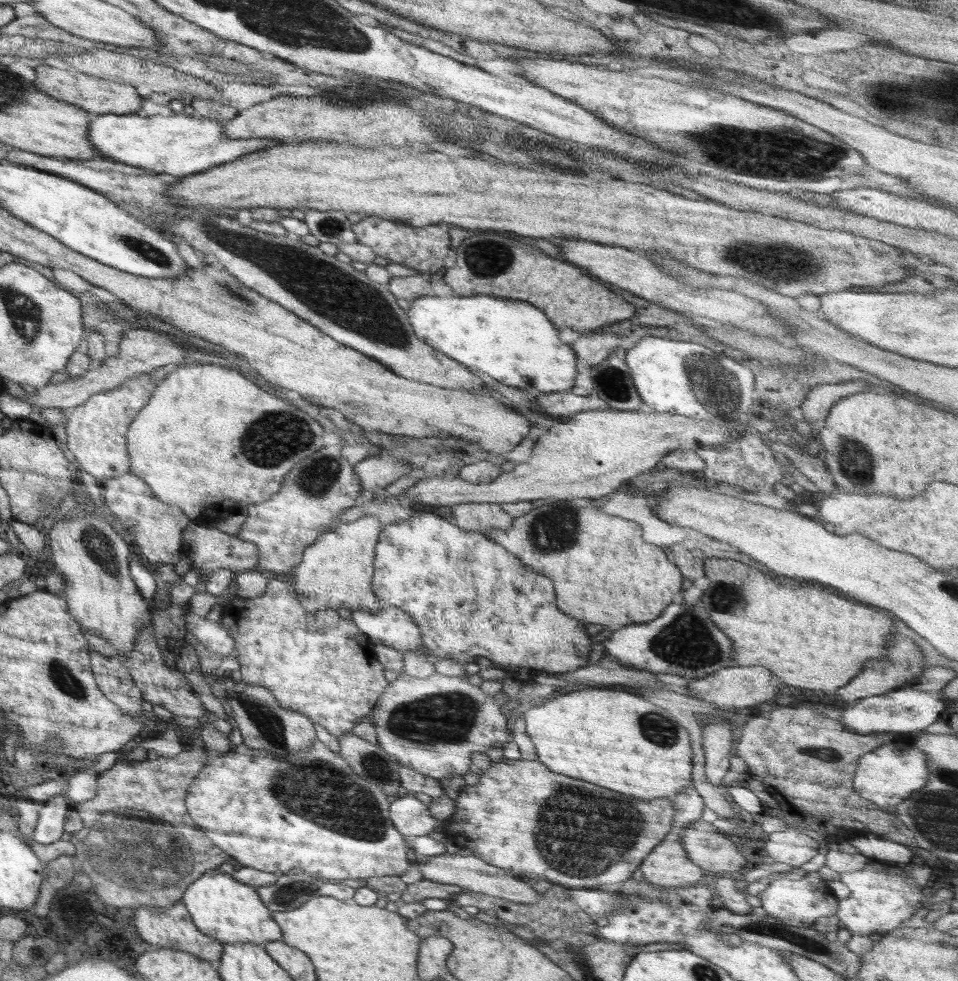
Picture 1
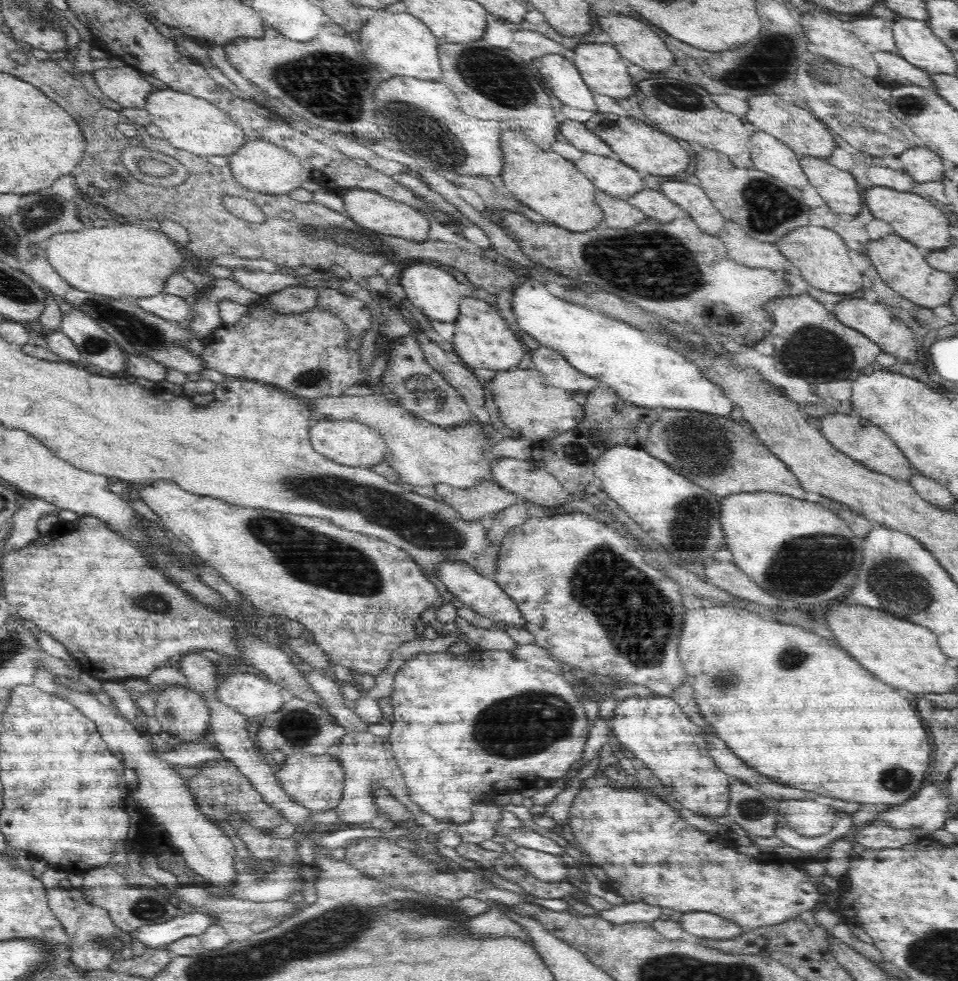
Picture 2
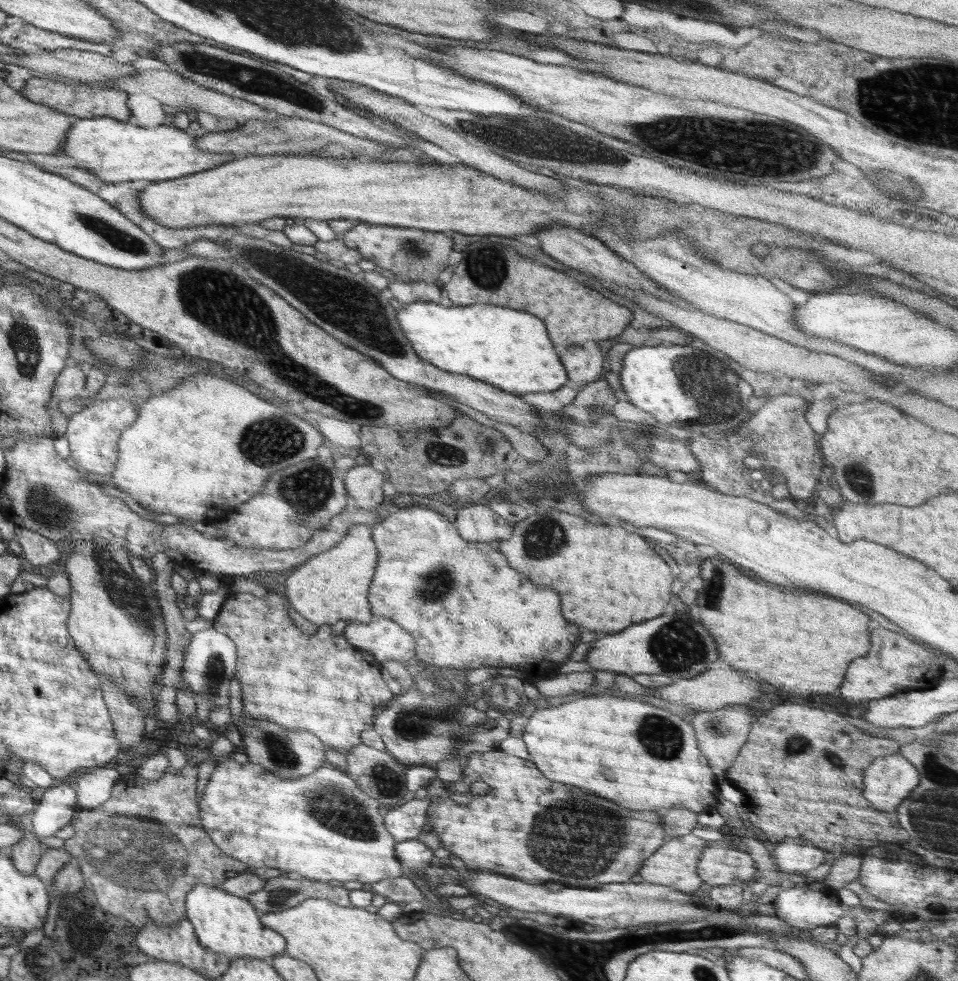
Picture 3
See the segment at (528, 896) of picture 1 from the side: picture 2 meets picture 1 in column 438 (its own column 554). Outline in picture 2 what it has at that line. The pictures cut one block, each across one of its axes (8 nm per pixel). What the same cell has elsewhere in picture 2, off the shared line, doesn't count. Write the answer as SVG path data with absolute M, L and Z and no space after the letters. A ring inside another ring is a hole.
M519 847L512 855L516 864L539 880L561 882L569 874L569 861L562 856L527 847Z

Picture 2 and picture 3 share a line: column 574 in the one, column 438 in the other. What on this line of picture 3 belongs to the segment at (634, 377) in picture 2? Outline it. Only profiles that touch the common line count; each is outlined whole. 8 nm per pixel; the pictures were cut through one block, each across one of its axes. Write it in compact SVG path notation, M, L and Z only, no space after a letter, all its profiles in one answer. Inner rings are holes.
M413 302L398 310L396 318L414 353L440 370L467 374L512 395L553 392L568 382L561 351L548 340L544 322L528 312L494 304L444 307Z

